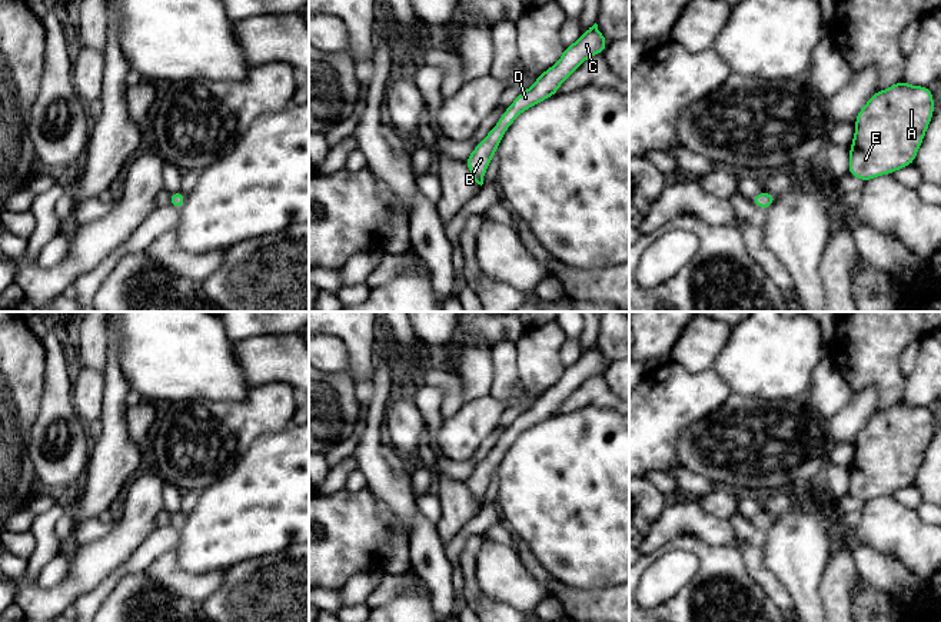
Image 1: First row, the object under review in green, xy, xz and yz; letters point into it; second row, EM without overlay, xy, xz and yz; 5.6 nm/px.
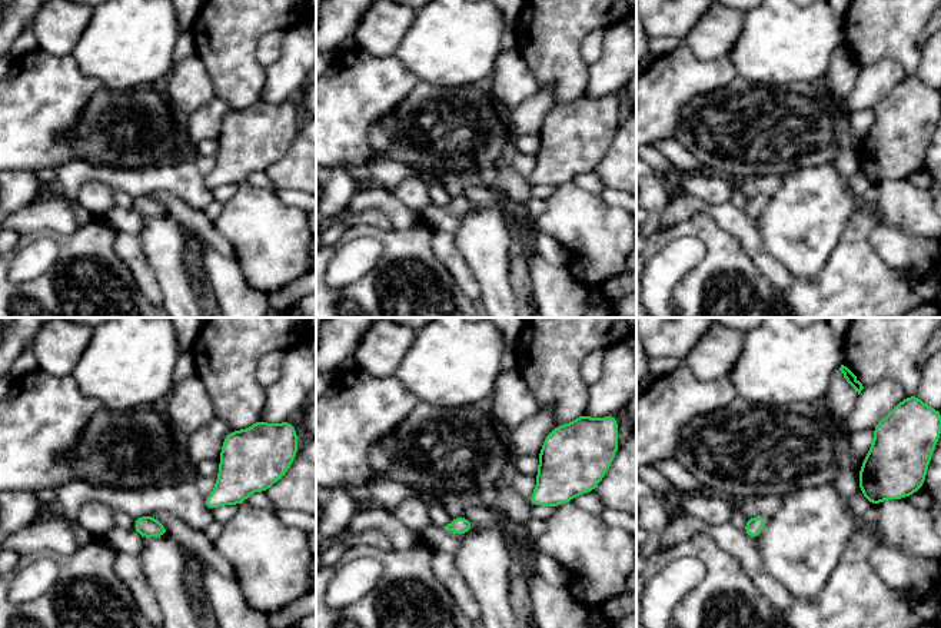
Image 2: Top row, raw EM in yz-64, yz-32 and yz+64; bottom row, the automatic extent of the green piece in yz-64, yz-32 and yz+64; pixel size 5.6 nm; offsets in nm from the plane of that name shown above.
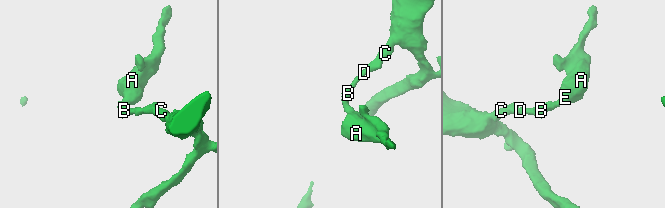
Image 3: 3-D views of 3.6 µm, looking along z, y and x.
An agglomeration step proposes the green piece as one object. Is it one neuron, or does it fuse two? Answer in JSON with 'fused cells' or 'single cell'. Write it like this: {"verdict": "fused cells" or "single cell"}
{"verdict": "single cell"}

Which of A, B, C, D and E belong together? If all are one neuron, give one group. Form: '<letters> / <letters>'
A B C D E

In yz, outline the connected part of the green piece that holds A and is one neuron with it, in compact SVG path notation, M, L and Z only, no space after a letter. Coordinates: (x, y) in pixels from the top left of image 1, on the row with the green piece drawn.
M901 79L887 90L875 92L855 117L847 173L867 183L874 177L914 164L932 116L934 96L930 87L911 86Z

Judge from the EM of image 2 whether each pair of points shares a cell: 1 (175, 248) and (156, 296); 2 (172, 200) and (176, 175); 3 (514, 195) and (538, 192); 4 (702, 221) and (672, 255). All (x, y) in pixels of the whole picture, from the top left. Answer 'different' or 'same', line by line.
1: different
2: different
3: different
4: different

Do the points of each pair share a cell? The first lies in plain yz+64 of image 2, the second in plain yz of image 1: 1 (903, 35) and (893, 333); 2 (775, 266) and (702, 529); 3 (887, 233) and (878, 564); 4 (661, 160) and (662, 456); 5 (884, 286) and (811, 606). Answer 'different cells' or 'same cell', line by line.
1: same cell
2: same cell
3: same cell
4: different cells
5: different cells

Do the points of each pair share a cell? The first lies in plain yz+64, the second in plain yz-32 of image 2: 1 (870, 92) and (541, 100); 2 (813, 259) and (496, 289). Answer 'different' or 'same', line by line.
1: same
2: same

